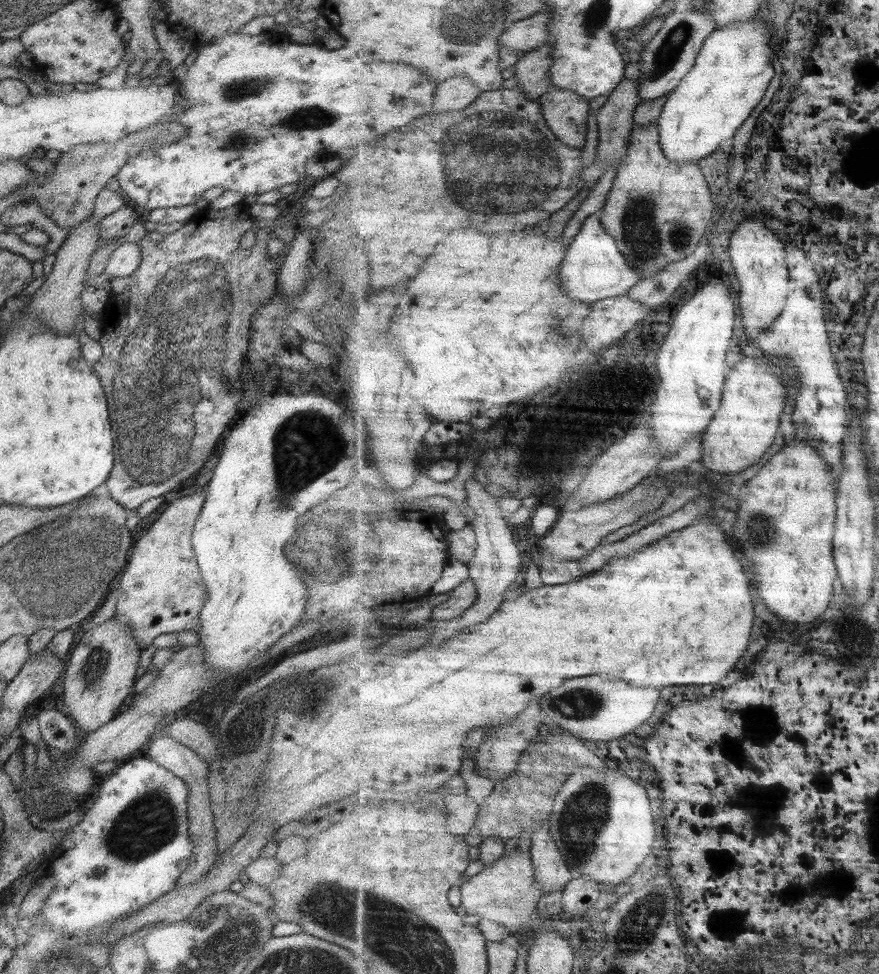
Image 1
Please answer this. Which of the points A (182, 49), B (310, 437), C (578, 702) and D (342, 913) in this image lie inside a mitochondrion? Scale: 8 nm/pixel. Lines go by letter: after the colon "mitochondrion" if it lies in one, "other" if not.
A: other
B: mitochondrion
C: mitochondrion
D: mitochondrion

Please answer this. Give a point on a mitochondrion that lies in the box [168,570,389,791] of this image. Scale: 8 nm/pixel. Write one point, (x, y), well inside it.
(311, 696)

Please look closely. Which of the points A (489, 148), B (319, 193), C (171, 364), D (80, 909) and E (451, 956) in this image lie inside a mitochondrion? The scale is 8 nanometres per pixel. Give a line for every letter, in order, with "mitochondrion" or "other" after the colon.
A: mitochondrion
B: other
C: mitochondrion
D: other
E: mitochondrion

